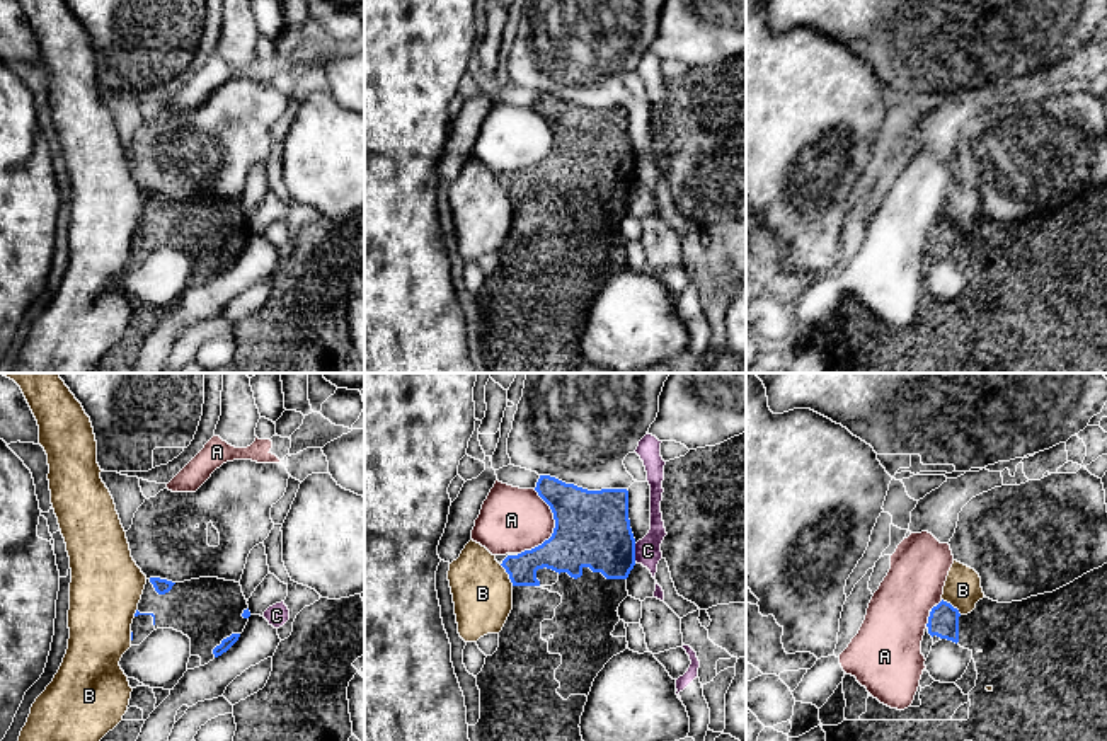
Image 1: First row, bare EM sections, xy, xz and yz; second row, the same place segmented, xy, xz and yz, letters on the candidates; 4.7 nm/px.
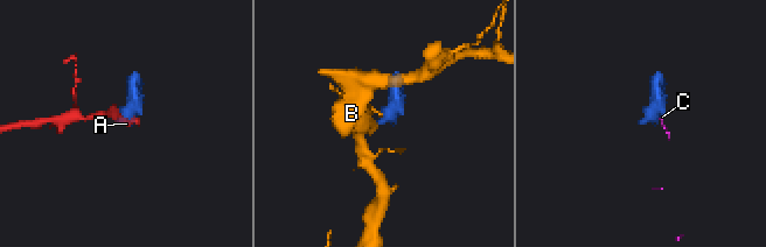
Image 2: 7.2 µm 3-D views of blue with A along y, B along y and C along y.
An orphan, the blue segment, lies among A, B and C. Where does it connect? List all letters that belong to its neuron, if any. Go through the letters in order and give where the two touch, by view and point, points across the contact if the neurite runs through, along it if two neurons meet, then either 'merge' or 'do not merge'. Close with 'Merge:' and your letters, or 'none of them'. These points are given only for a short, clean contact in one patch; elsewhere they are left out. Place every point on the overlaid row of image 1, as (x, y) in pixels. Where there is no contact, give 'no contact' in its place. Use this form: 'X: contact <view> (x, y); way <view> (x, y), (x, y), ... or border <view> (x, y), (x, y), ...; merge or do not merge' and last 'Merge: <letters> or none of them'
A: contact xz (554, 528); do not merge
B: contact xz (508, 573); border xz (499, 564), (513, 585); do not merge
C: contact xz (634, 552); do not merge
Merge: none of them

